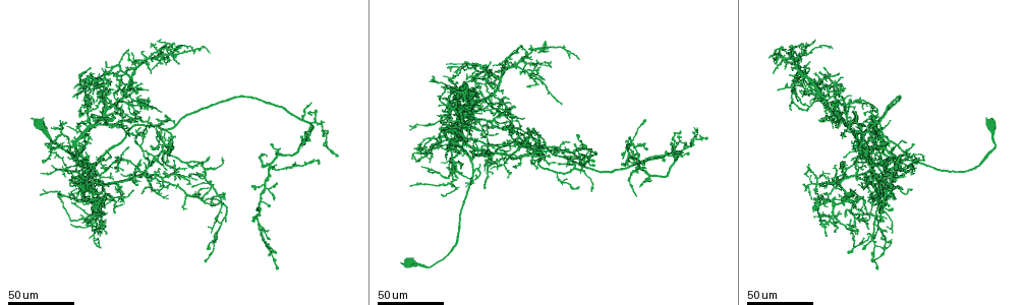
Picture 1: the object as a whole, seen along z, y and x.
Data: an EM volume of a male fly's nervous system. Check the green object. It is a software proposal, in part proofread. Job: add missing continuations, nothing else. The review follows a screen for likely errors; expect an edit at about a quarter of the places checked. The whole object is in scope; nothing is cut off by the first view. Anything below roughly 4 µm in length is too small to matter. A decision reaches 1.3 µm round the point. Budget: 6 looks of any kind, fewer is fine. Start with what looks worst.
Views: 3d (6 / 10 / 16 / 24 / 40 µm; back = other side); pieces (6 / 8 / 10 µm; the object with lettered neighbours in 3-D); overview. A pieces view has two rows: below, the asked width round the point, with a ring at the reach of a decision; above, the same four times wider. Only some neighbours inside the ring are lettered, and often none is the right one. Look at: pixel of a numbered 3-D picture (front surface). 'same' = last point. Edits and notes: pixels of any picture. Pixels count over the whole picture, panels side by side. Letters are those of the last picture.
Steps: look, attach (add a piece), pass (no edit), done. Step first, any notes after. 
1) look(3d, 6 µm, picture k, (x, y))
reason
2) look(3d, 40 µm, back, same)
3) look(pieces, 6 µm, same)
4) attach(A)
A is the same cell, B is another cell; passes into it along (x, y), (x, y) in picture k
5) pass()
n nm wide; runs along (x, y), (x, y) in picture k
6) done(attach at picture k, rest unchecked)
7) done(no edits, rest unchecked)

look(3d, 24 µm, picture 1, (485, 169))
tapers out

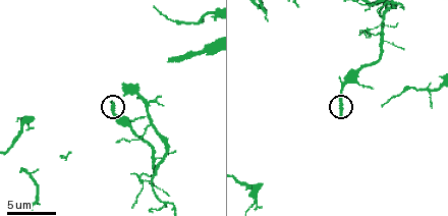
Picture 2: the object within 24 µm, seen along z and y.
look(3d, 10 µm, picture 2, (341, 115))
closer look

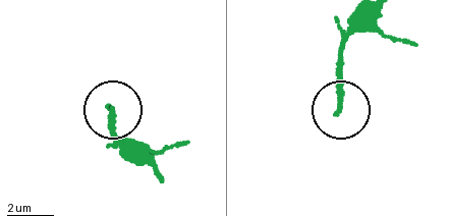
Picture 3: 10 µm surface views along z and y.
look(pieces, 10 µm, picture 3, (335, 111))

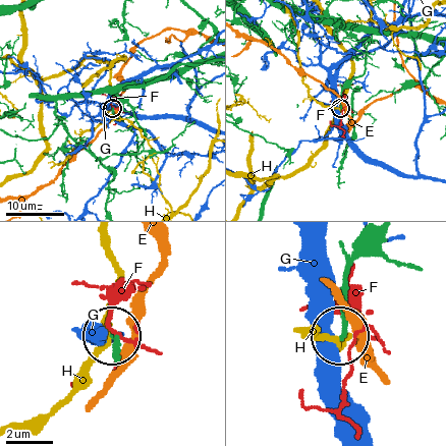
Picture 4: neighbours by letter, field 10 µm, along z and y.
pass()
E, F, G and H are other cells; runs along (377, 242), (349, 271), (343, 333) in picture 4; none of them fits

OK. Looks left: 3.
look(3d, 40 µm, picture 1, (770, 57))
an open end

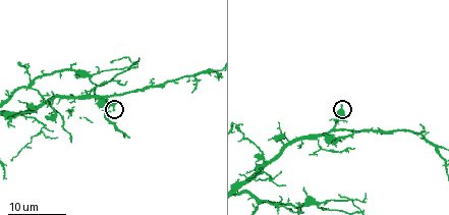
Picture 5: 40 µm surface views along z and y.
look(pieces, 6 µm, picture 5, (341, 106))

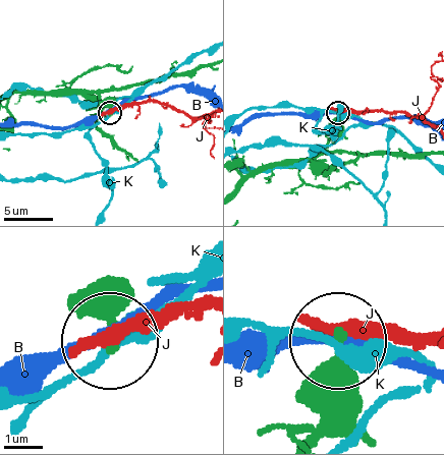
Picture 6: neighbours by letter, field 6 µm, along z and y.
pass()
B, J and K are other cells; runs along (315, 438), (334, 344) in picture 6; no lettered piece goes on from it

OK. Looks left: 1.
done(no edits, rest unchecked)

